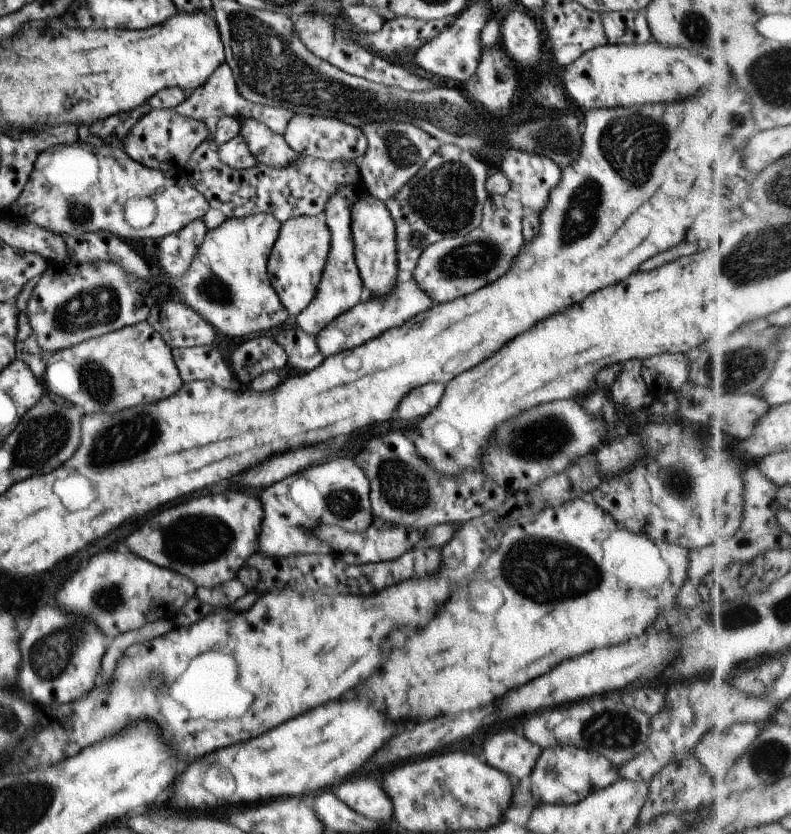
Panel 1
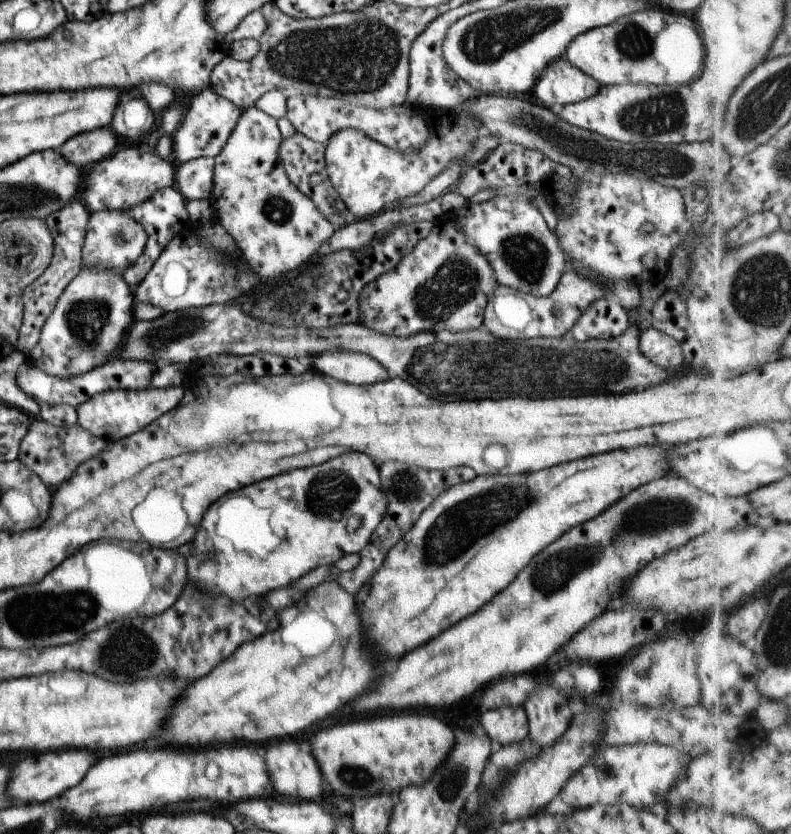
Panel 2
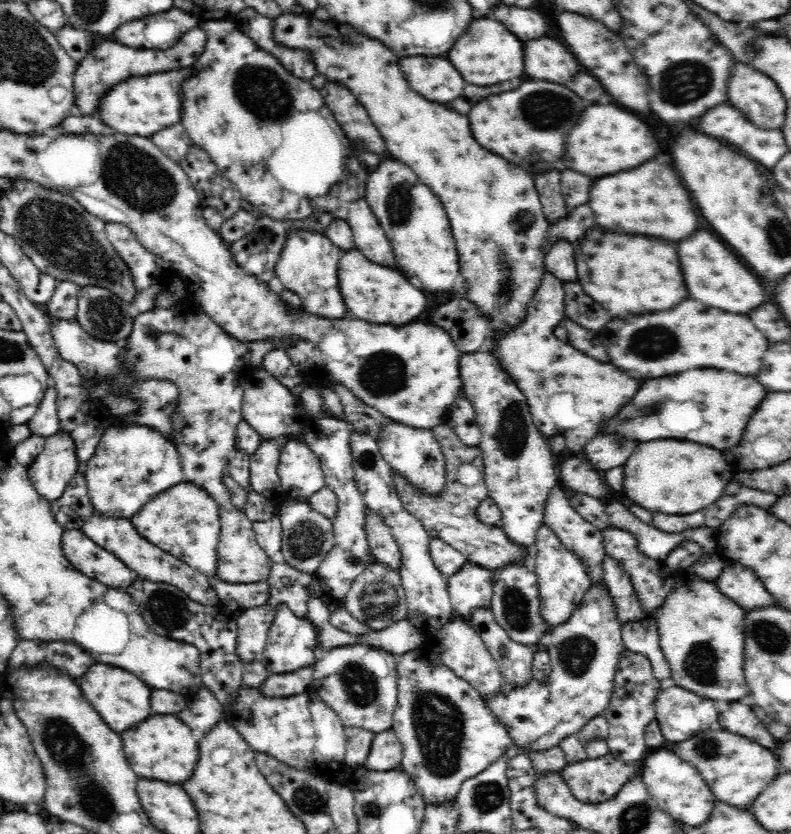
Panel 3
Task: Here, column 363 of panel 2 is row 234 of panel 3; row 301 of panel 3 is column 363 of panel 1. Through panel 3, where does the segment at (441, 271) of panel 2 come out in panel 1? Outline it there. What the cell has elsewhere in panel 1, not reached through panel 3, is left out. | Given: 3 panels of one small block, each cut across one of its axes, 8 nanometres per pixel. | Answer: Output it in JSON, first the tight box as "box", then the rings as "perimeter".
{"box":[314,279,436,358],"perimeter":[[[412,279],[403,280],[403,282],[396,281],[389,294],[379,296],[379,298],[369,297],[365,302],[355,304],[355,307],[349,308],[345,313],[337,316],[333,322],[329,322],[329,325],[314,337],[315,346],[324,358],[357,348],[357,346],[377,338],[384,331],[402,326],[409,321],[409,318],[417,317],[417,314],[432,308],[433,304],[436,303],[432,303],[431,298],[423,290],[419,290],[419,286]]]}

